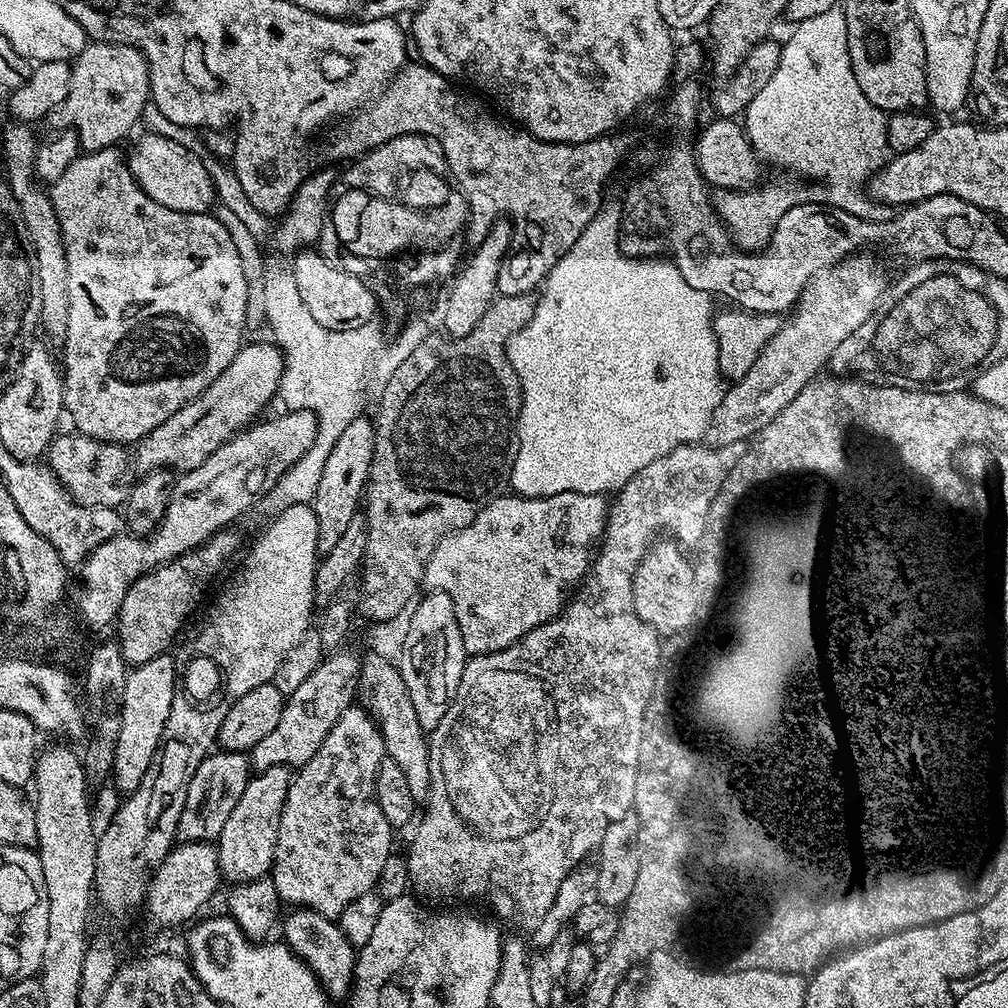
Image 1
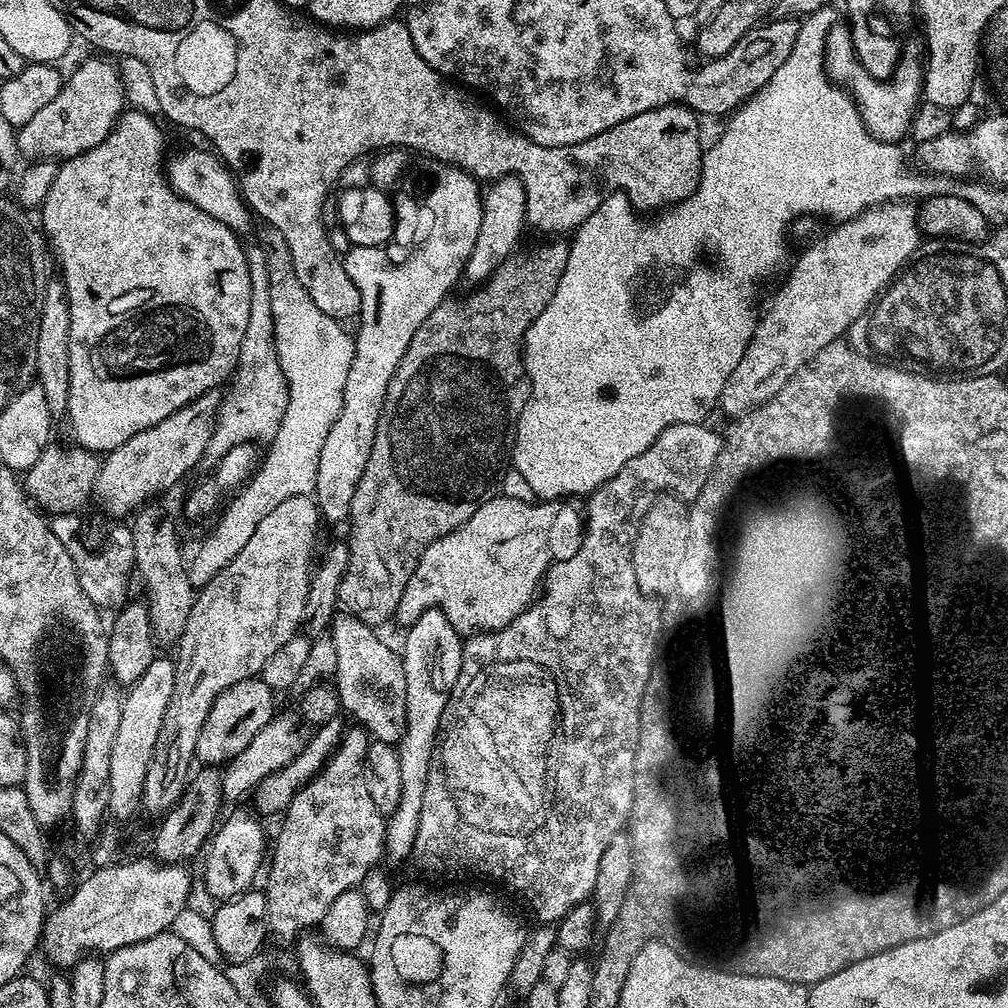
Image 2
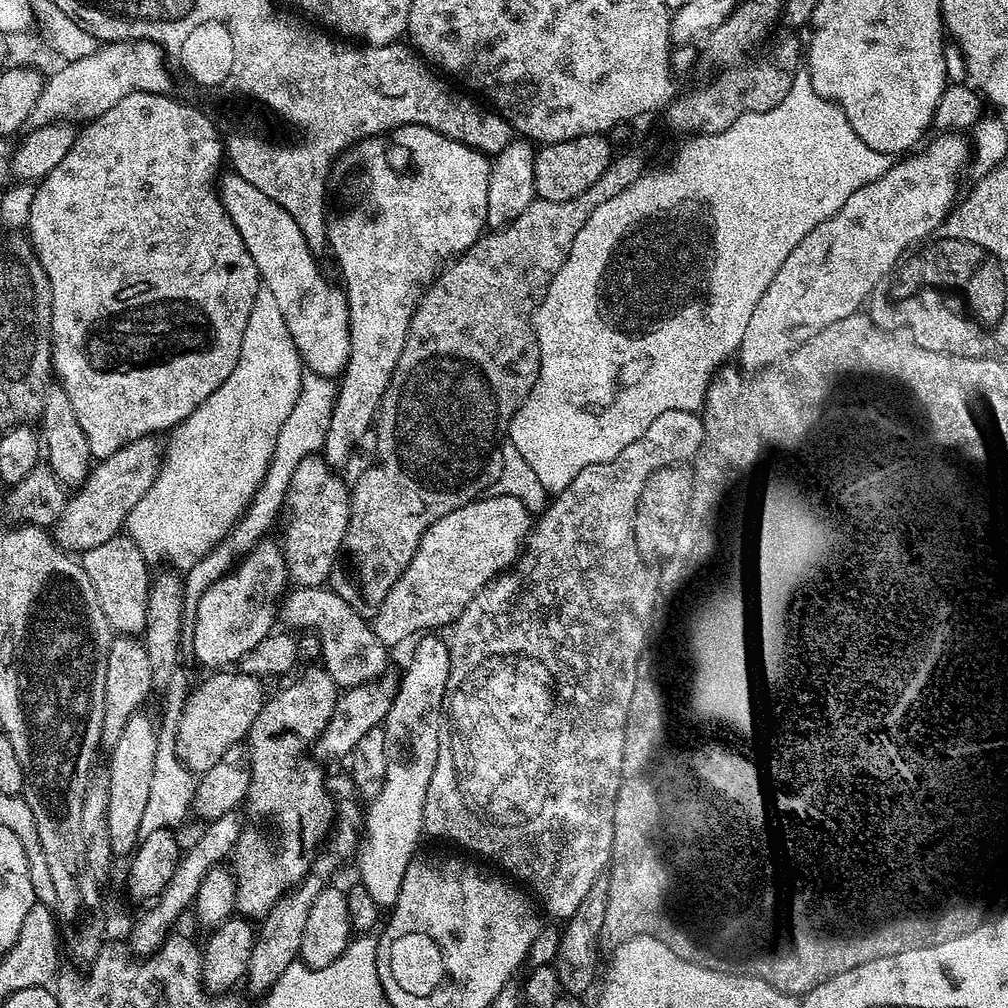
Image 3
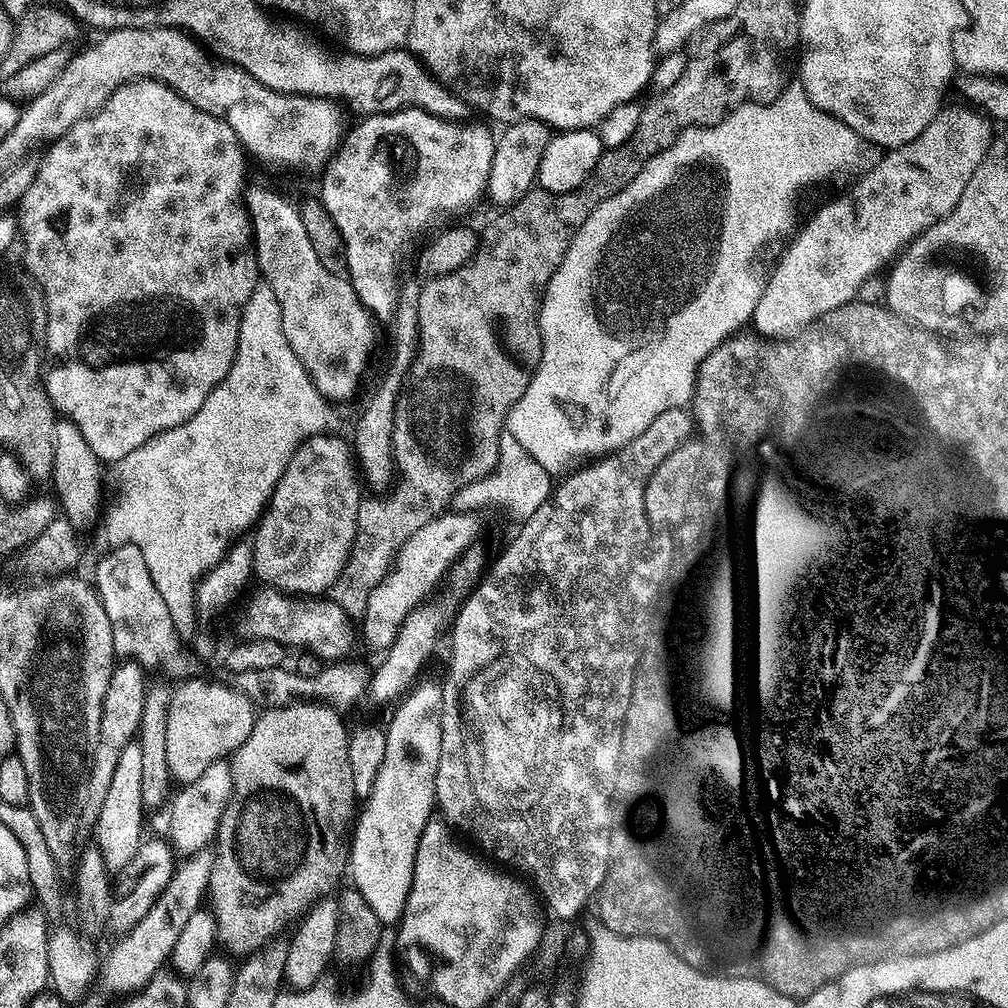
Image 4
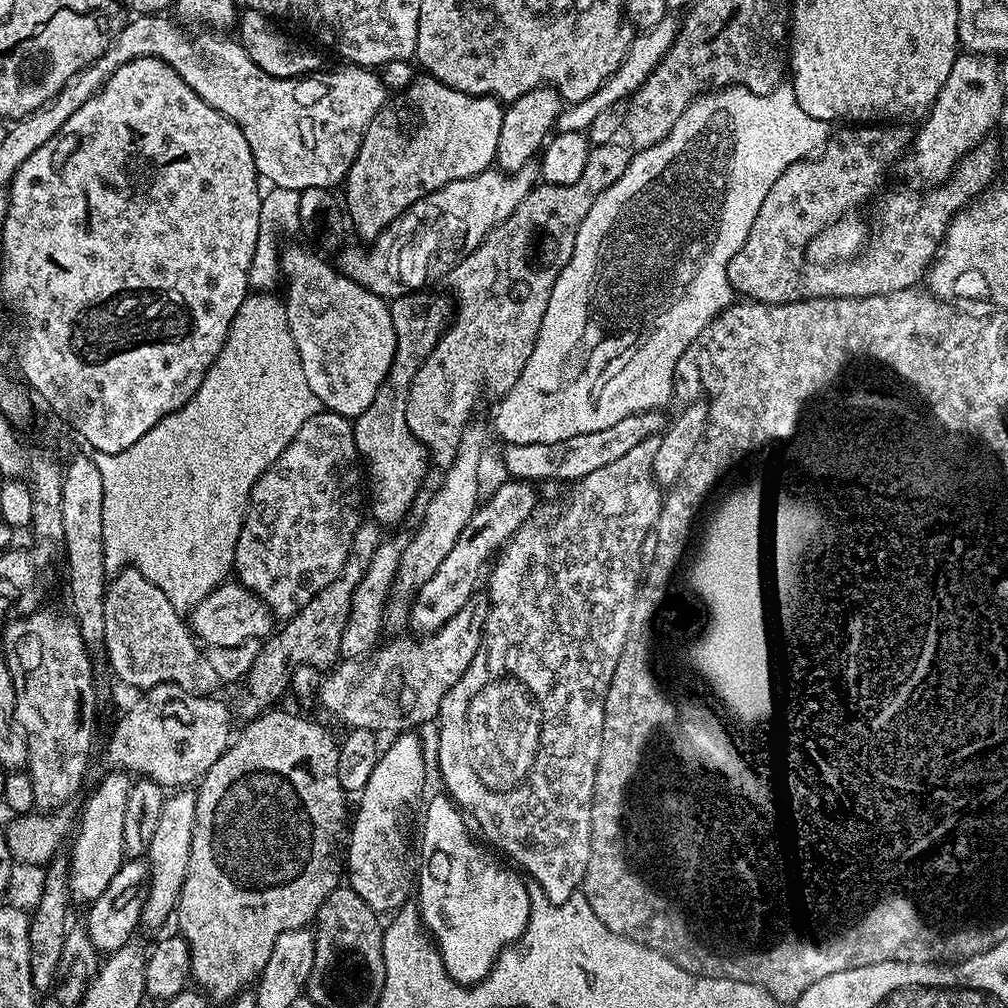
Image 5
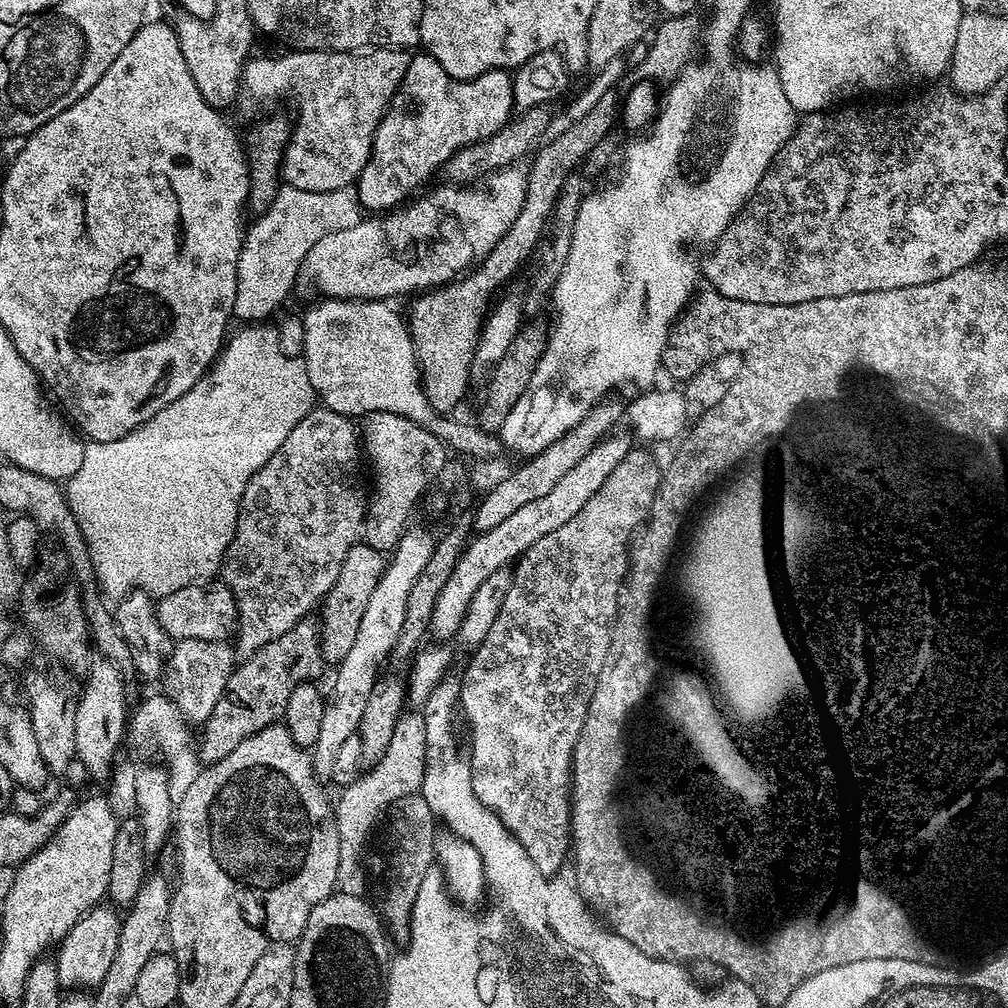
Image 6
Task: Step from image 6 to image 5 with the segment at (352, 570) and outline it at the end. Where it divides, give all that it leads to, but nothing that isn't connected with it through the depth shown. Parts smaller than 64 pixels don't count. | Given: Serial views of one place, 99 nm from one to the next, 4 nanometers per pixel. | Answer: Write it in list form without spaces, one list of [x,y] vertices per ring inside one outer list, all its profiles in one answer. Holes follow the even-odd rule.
[[[407,535],[396,536],[393,540],[384,538],[381,539],[378,550],[374,550],[374,558],[370,558],[370,566],[362,580],[358,582],[352,595],[348,624],[344,628],[340,646],[340,655],[343,659],[360,660],[364,658],[364,655],[367,657],[377,647],[376,639],[380,636],[380,630],[382,631],[385,627],[385,609],[390,600],[396,571],[399,570],[399,560],[402,558],[408,542],[409,537]]]

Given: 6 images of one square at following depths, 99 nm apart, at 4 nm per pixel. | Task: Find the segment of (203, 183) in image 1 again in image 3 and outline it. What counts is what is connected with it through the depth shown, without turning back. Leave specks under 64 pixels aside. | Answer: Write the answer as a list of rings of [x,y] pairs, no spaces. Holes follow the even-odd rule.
[[[233,170],[227,174],[221,175],[218,180],[224,212],[230,222],[234,222],[238,234],[242,234],[246,250],[250,250],[250,258],[254,258],[254,266],[258,266],[261,285],[274,294],[303,367],[319,376],[339,377],[348,364],[350,354],[347,296],[320,273],[317,257],[308,248],[294,218]]]

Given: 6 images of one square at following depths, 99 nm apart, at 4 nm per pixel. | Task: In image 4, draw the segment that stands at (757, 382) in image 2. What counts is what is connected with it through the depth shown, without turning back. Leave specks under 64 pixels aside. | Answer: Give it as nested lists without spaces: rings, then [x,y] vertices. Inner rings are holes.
[[[959,103],[941,107],[934,122],[930,122],[930,126],[926,126],[926,130],[922,130],[914,142],[885,151],[881,155],[884,157],[845,196],[822,205],[801,226],[800,233],[789,242],[788,249],[781,254],[768,281],[763,281],[758,306],[754,306],[750,321],[751,327],[759,335],[765,338],[791,338],[830,310],[853,303],[862,282],[873,279],[879,268],[887,269],[916,237],[946,218],[950,210],[958,206],[962,190],[966,190],[974,170],[978,170],[982,158],[986,158],[986,150],[990,150],[994,135],[993,121],[967,103]]]

